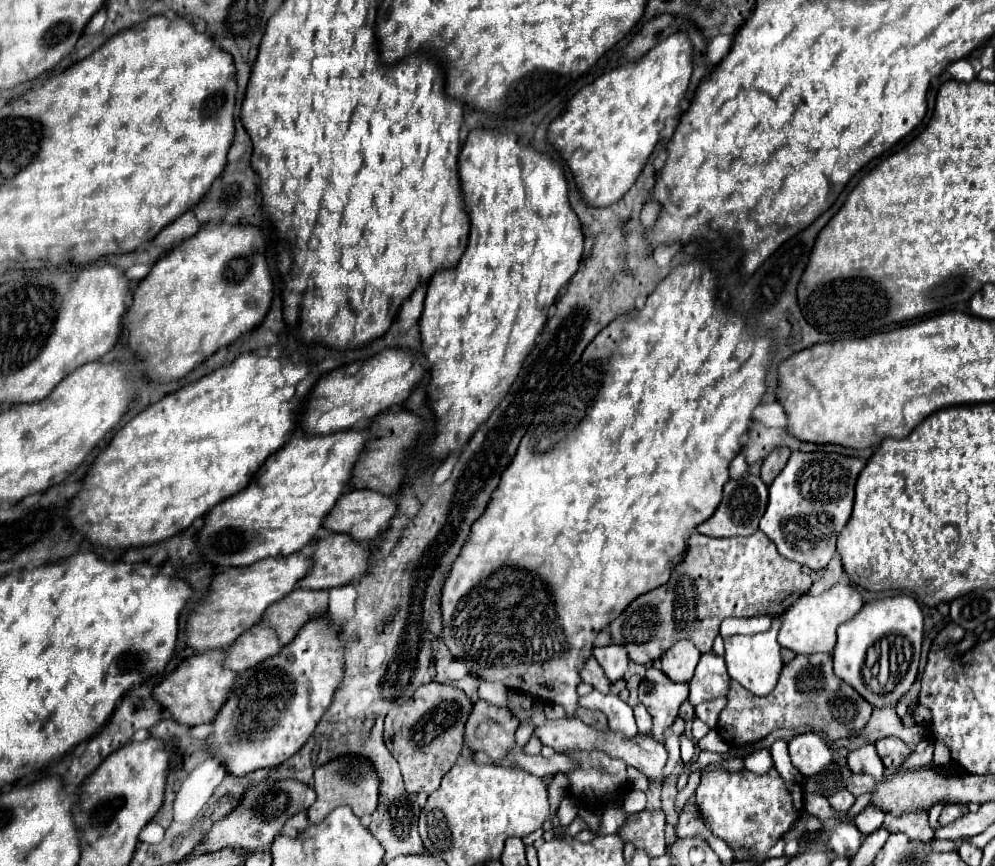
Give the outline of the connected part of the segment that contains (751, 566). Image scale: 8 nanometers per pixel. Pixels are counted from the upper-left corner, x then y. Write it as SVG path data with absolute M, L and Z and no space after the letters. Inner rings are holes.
M756 531L748 537L728 537L728 539L716 539L716 537L694 533L688 539L686 557L682 563L676 565L670 581L658 589L652 589L640 595L634 603L628 605L628 609L620 617L616 617L610 623L612 641L618 645L624 645L630 659L640 665L660 659L680 639L690 639L698 647L698 651L706 653L712 649L712 641L718 635L718 627L722 619L756 617L756 615L778 617L800 595L804 595L810 589L810 585L812 585L812 579L808 573L802 573L802 565L782 557L774 547L774 543L762 531Z

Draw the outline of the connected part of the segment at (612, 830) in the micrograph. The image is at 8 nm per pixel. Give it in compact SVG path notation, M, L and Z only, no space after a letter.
M622 806L608 807L604 809L601 815L601 835L617 834L622 827L622 823L626 821L626 813Z

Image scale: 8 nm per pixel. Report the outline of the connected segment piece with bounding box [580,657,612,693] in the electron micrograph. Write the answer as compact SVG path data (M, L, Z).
M594 657L588 659L588 663L584 665L584 669L582 669L580 675L582 675L582 681L584 681L584 683L590 683L596 691L600 691L600 693L610 693L612 683L608 681L608 677L604 675L602 667L598 665L598 661L596 661Z

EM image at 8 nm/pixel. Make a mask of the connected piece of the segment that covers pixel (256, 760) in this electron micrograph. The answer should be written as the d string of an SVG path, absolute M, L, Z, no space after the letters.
M328 615L314 617L278 655L238 675L226 703L212 721L214 731L206 739L208 753L222 759L228 775L244 777L256 769L278 767L308 741L342 683L342 643Z

